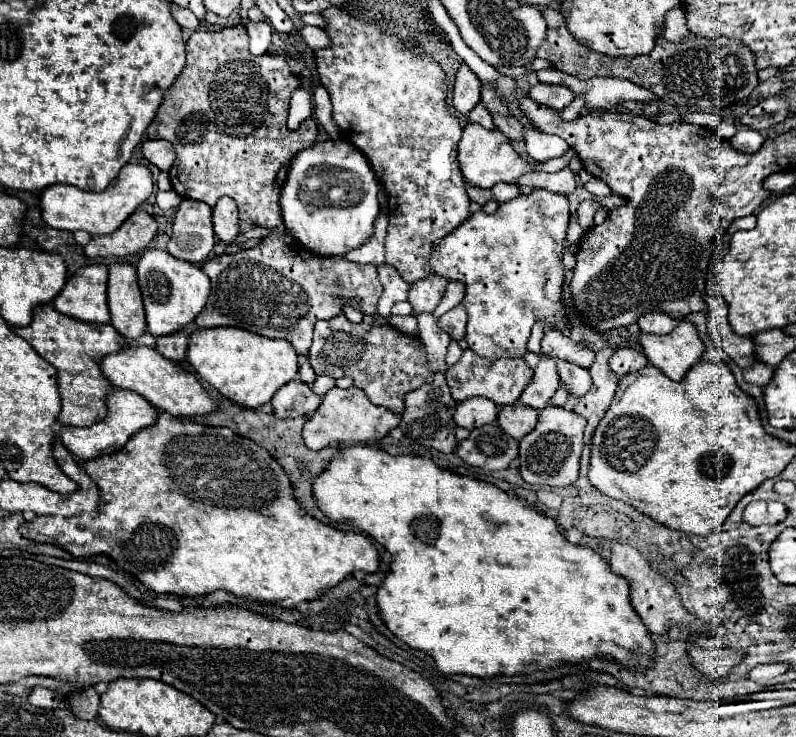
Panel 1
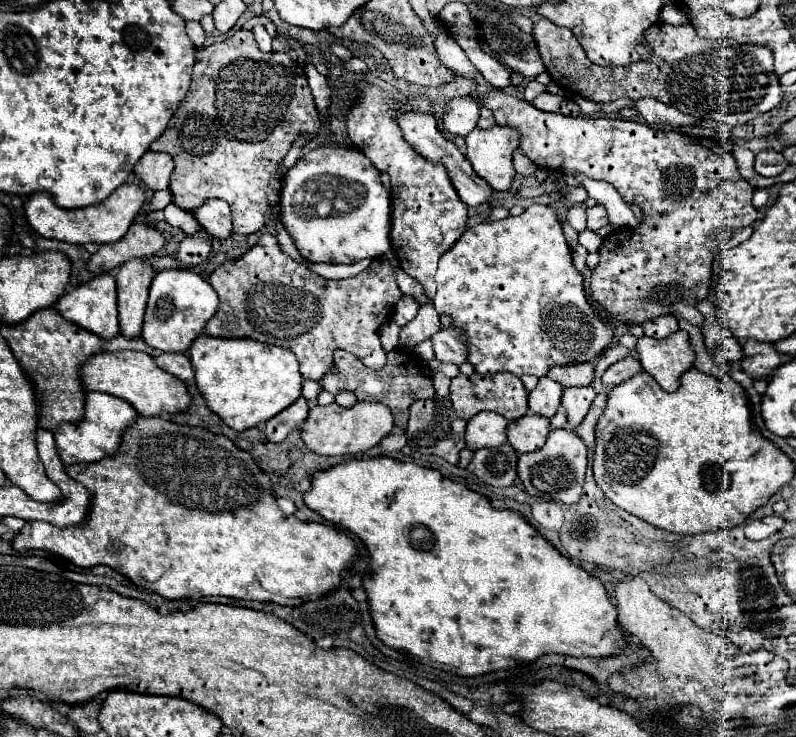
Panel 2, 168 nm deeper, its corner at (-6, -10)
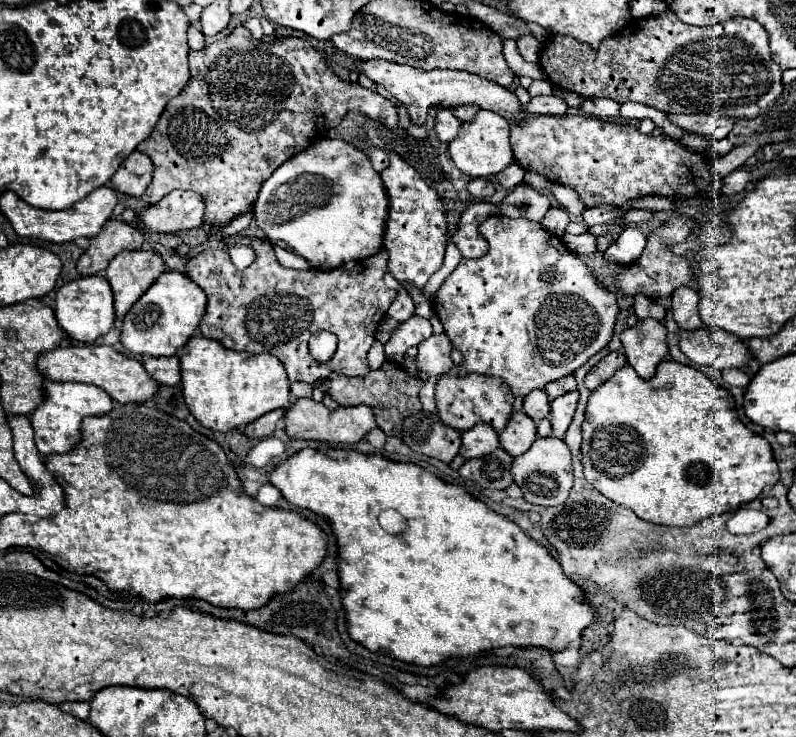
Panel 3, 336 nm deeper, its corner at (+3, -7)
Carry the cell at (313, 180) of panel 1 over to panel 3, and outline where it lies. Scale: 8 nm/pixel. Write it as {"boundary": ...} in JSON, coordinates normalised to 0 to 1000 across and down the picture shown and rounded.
{"boundary":[[[405,187],[344,231],[329,250],[317,290],[337,328],[379,347],[397,366],[420,366],[432,355],[475,345],[485,312],[487,266],[477,236],[452,201]]]}

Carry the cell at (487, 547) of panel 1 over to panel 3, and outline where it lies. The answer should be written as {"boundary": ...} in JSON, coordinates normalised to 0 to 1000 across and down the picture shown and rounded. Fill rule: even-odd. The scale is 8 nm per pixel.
{"boundary":[[[382,608],[372,613],[369,619],[364,619],[362,624],[342,632],[337,651],[342,659],[347,659],[354,668],[354,673],[367,687],[384,689],[399,700],[412,703],[417,722],[422,727],[422,735],[425,735],[422,765],[425,765],[425,784],[427,784],[427,809],[430,809],[430,820],[435,828],[435,852],[445,871],[455,874],[457,879],[467,885],[487,882],[495,893],[513,898],[513,901],[525,901],[525,904],[548,904],[568,890],[593,890],[593,887],[603,887],[608,882],[621,882],[631,877],[653,877],[653,879],[671,877],[671,879],[686,879],[691,885],[701,885],[711,879],[729,879],[731,855],[746,844],[744,825],[736,820],[726,792],[721,792],[706,776],[706,768],[688,752],[683,741],[678,741],[673,733],[658,725],[641,703],[623,697],[608,681],[593,676],[580,659],[560,657],[523,630],[492,627],[477,616],[455,616],[455,613],[432,611],[432,608],[405,608],[405,611]],[[482,689],[495,689],[510,703],[510,722],[495,727],[495,725],[487,725],[475,711],[475,697]]]}

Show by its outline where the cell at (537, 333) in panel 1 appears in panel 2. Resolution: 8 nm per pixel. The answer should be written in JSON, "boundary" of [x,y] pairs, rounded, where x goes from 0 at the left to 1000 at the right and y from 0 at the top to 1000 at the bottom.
{"boundary":[[[680,512],[675,525],[665,533],[665,558],[682,566],[695,566],[705,547],[705,533],[707,525],[700,517],[692,517],[692,512]]]}

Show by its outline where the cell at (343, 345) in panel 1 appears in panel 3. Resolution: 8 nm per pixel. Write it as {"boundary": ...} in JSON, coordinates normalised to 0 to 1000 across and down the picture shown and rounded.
{"boundary":[[[487,488],[480,494],[477,502],[465,502],[460,510],[430,510],[417,507],[412,513],[412,535],[417,543],[422,543],[427,551],[452,551],[460,548],[467,554],[472,575],[477,583],[482,583],[485,592],[503,592],[505,589],[505,573],[515,564],[528,559],[528,543],[525,532],[530,526],[530,516],[515,510],[503,494],[490,494]]]}

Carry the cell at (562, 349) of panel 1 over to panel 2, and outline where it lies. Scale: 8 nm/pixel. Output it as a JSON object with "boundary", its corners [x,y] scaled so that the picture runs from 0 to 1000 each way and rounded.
{"boundary":[[[717,493],[717,495],[697,495],[690,503],[695,517],[702,517],[707,525],[732,525],[745,517],[745,493]]]}

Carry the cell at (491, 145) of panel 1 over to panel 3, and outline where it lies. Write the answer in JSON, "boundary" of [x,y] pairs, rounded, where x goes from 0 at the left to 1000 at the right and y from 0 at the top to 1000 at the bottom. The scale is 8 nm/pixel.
{"boundary":[[[603,149],[590,166],[578,168],[575,185],[565,193],[563,201],[570,223],[593,242],[616,242],[631,233],[636,225],[646,220],[646,209],[641,201],[641,166],[626,157],[623,152]]]}

